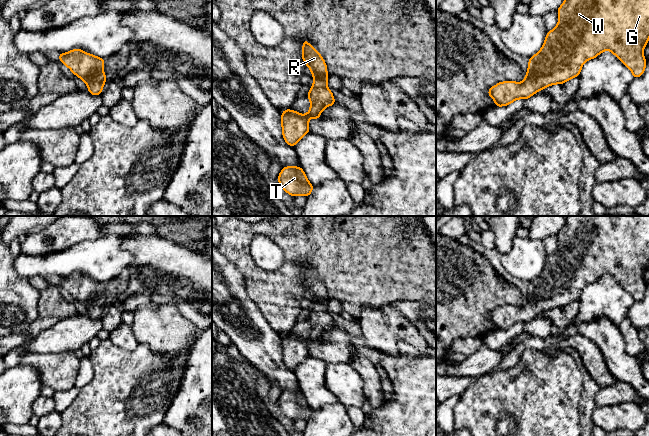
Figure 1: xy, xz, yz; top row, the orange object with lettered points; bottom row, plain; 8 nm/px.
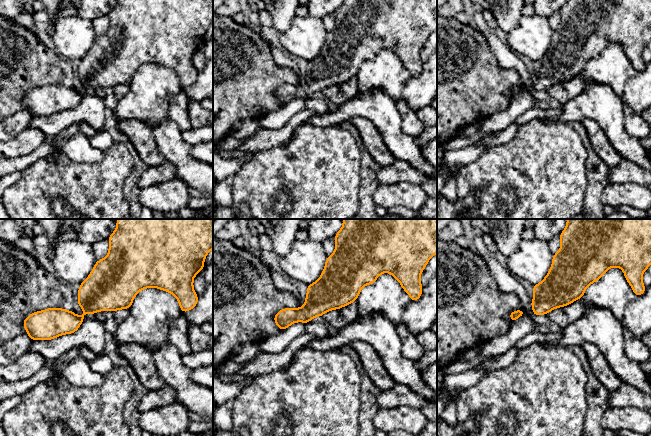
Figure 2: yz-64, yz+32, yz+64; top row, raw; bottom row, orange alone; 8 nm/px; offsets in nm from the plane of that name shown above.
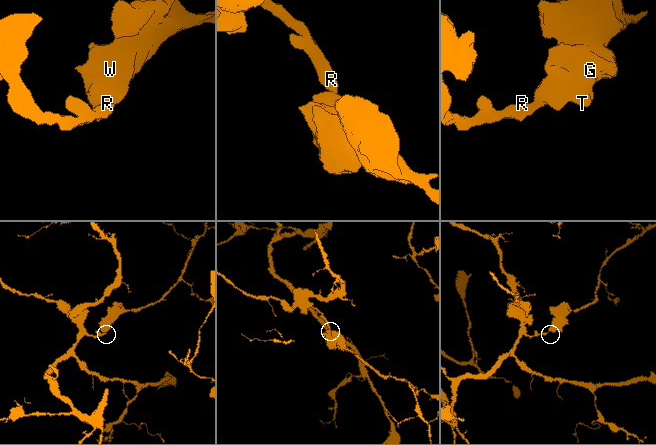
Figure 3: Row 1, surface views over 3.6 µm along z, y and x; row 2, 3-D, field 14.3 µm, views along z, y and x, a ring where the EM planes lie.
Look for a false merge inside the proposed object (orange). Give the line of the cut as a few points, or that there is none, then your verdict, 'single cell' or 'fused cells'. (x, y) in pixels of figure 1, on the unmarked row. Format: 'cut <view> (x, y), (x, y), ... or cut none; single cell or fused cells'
cut none; single cell

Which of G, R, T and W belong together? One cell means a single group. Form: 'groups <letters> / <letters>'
groups G R T W

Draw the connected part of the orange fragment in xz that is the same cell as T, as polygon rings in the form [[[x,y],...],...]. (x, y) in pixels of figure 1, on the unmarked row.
[[[300,390],[282,392],[277,404],[282,413],[293,421],[297,419],[308,421],[314,413]]]

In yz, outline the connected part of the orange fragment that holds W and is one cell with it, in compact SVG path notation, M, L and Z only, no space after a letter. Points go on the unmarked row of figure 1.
M565 216L566 223L558 232L557 237L559 245L557 250L548 255L543 271L539 274L537 278L532 281L529 281L528 294L523 306L514 306L514 305L503 305L497 307L495 310L488 313L488 319L493 322L495 325L495 331L507 330L510 327L514 326L516 323L528 323L534 319L537 315L542 315L545 311L554 308L563 308L566 305L579 301L580 295L583 288L590 283L596 282L600 277L605 274L611 275L626 291L628 291L632 298L633 302L641 301L646 292L646 284L643 278L643 274L649 264L649 216Z

